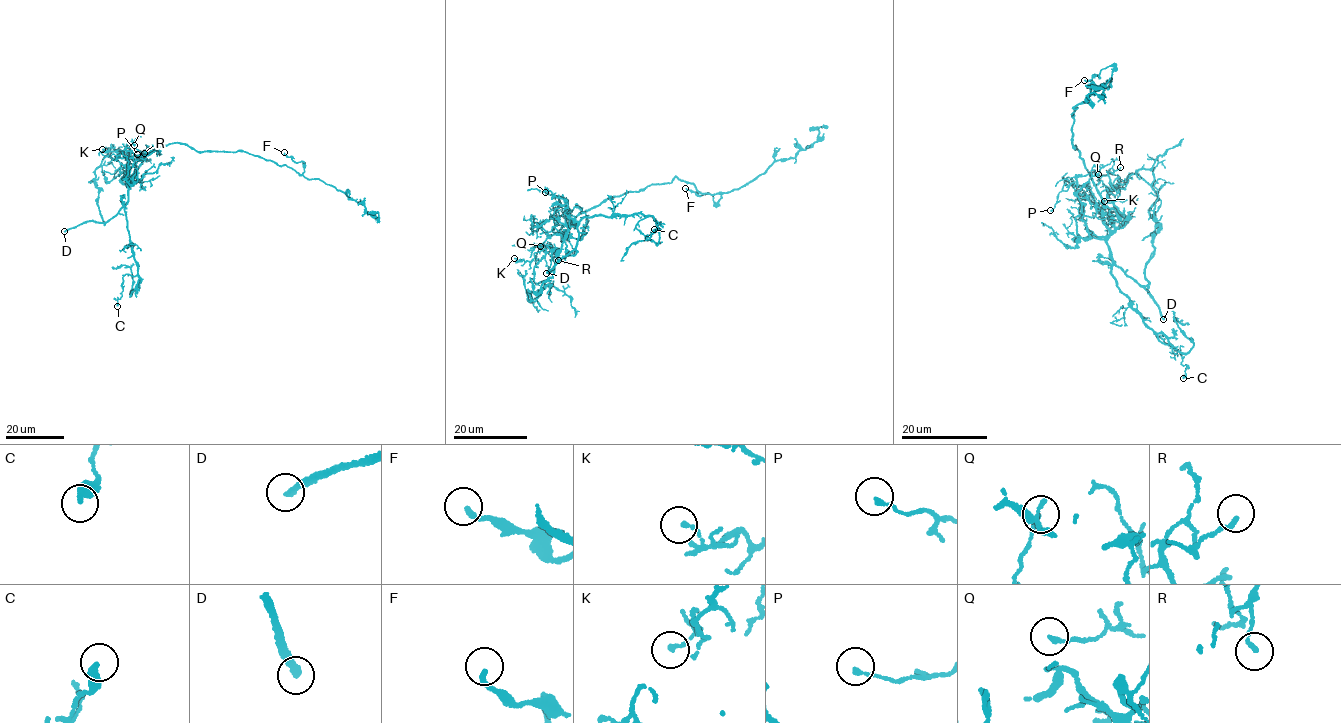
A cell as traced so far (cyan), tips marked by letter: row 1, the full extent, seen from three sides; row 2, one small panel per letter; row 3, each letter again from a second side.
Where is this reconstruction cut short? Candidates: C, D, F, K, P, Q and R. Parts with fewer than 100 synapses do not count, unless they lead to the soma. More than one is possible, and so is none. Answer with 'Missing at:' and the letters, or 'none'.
Missing at: D

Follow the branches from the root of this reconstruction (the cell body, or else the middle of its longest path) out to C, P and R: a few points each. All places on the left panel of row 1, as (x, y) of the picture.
C: (170, 143), (145, 156), (128, 185), (124, 211), (137, 272), (123, 277), (117, 306)
P: (170, 143), (159, 146), (149, 153), (135, 172), (136, 160), (146, 152), (152, 151), (147, 155), (137, 154)
R: (170, 143), (159, 146), (149, 153), (124, 184), (122, 178), (128, 167), (129, 157), (143, 150), (144, 153)

